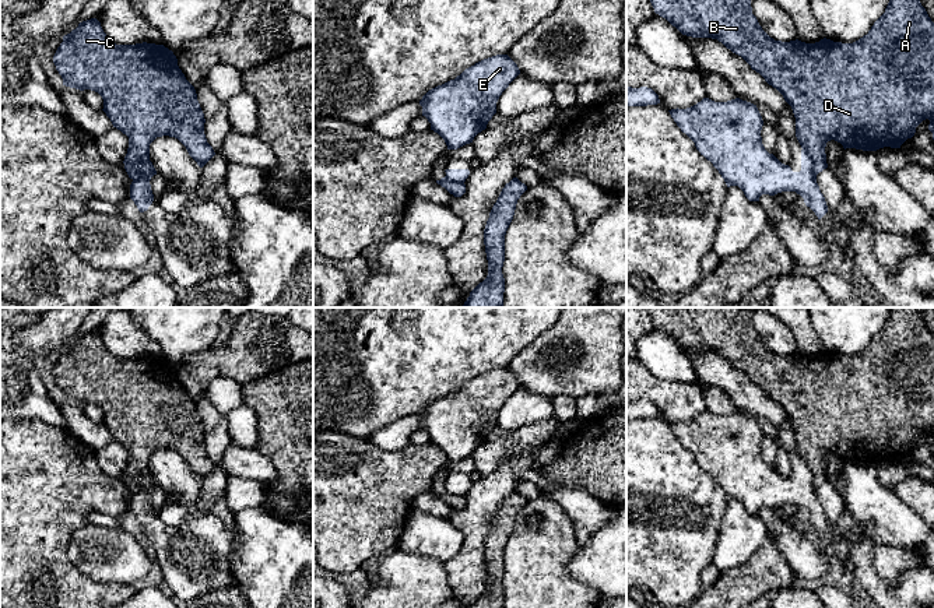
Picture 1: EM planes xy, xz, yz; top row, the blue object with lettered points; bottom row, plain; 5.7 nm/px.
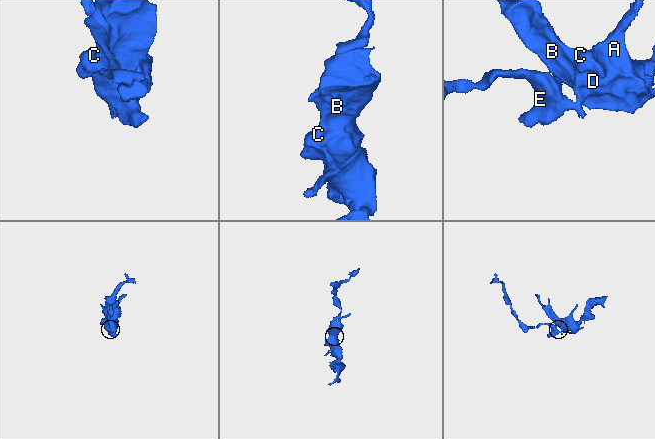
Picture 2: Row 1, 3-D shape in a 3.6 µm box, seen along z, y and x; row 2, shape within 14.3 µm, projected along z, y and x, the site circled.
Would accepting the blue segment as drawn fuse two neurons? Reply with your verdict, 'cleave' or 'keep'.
cleave

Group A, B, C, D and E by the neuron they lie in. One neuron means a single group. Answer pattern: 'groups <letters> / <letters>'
groups A B C D / E

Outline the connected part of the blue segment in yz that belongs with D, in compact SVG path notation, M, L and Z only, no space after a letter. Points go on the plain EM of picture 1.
M646 307L654 326L666 331L682 348L712 351L741 369L752 383L776 401L791 419L796 430L796 450L810 468L814 485L828 481L825 460L835 453L843 461L877 464L884 460L900 461L912 451L916 440L926 432L934 453L934 335L920 316L920 307L891 307L885 326L874 335L867 348L853 356L821 352L805 356L775 354L752 327L747 307Z

